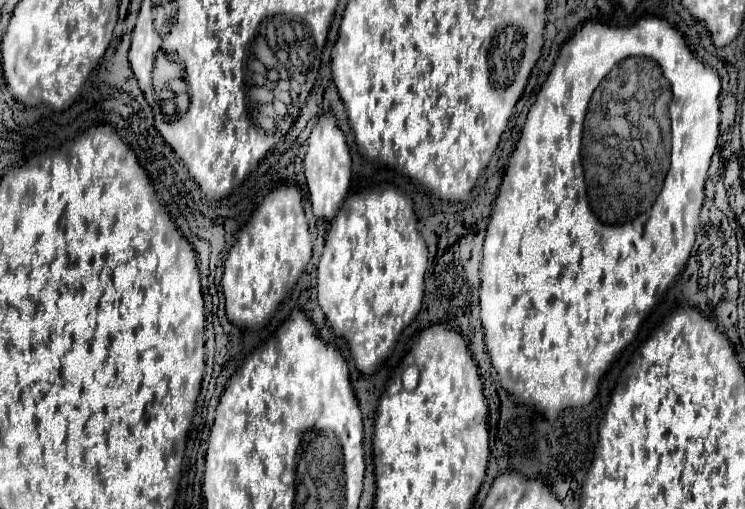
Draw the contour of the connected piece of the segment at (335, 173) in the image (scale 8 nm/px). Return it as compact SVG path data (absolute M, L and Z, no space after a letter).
M323 112L317 120L317 124L311 130L311 136L307 140L307 152L303 160L305 168L305 178L307 178L307 188L309 188L309 198L313 204L313 214L323 220L331 220L341 202L345 200L351 184L351 156L349 148L345 144L345 134L337 126L337 120L333 112Z

